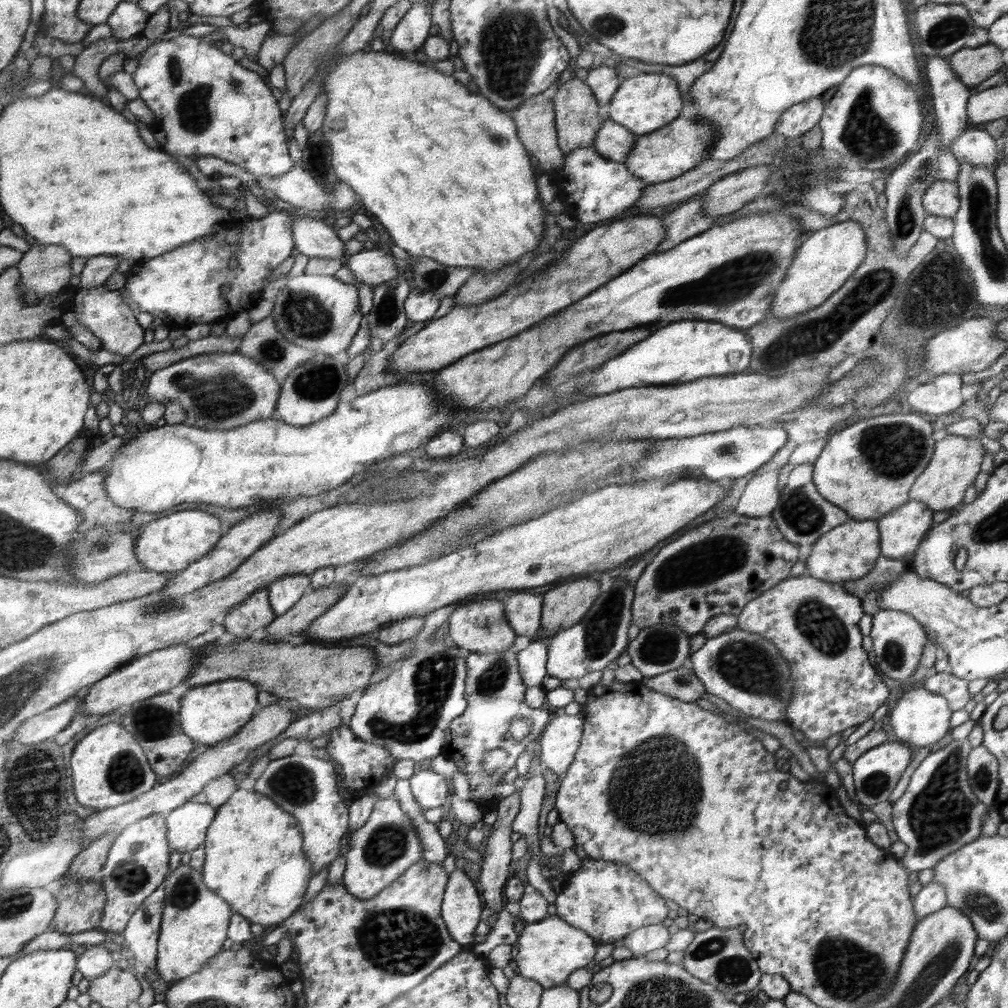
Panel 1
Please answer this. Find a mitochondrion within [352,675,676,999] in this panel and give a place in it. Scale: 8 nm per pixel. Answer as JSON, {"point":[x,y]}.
{"point":[402,940]}

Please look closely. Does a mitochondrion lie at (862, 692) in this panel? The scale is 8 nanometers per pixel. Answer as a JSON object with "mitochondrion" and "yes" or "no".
{"mitochondrion":"no"}

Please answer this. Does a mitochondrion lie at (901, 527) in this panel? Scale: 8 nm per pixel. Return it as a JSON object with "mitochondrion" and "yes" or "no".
{"mitochondrion":"no"}

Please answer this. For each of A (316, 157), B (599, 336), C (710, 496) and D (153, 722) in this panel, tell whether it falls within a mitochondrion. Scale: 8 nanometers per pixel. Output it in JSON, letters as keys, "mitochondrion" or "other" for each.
{"A":"other","B":"other","C":"other","D":"mitochondrion"}

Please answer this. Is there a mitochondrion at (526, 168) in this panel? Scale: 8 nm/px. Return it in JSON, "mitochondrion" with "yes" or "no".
{"mitochondrion":"no"}

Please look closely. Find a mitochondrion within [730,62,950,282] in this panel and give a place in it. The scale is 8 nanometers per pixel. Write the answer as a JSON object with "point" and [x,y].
{"point":[866,136]}

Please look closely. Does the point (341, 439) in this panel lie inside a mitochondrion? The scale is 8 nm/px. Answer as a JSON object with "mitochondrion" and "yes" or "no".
{"mitochondrion":"no"}

